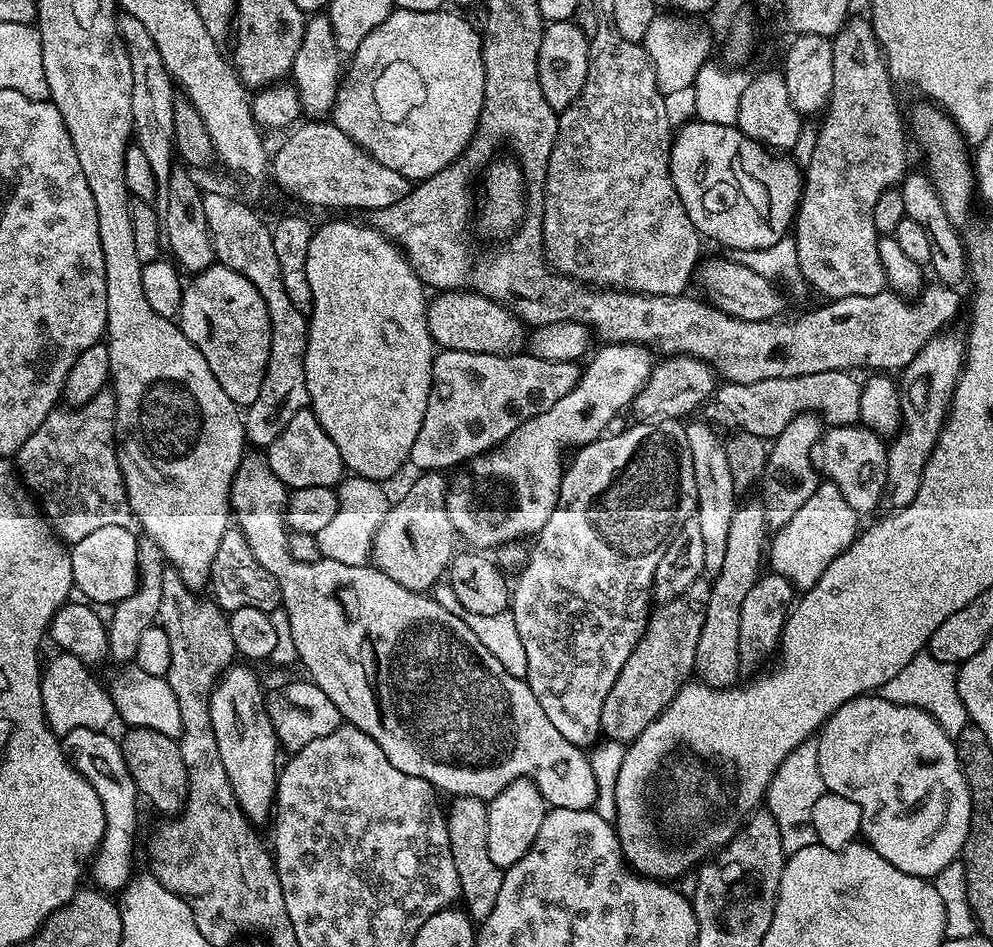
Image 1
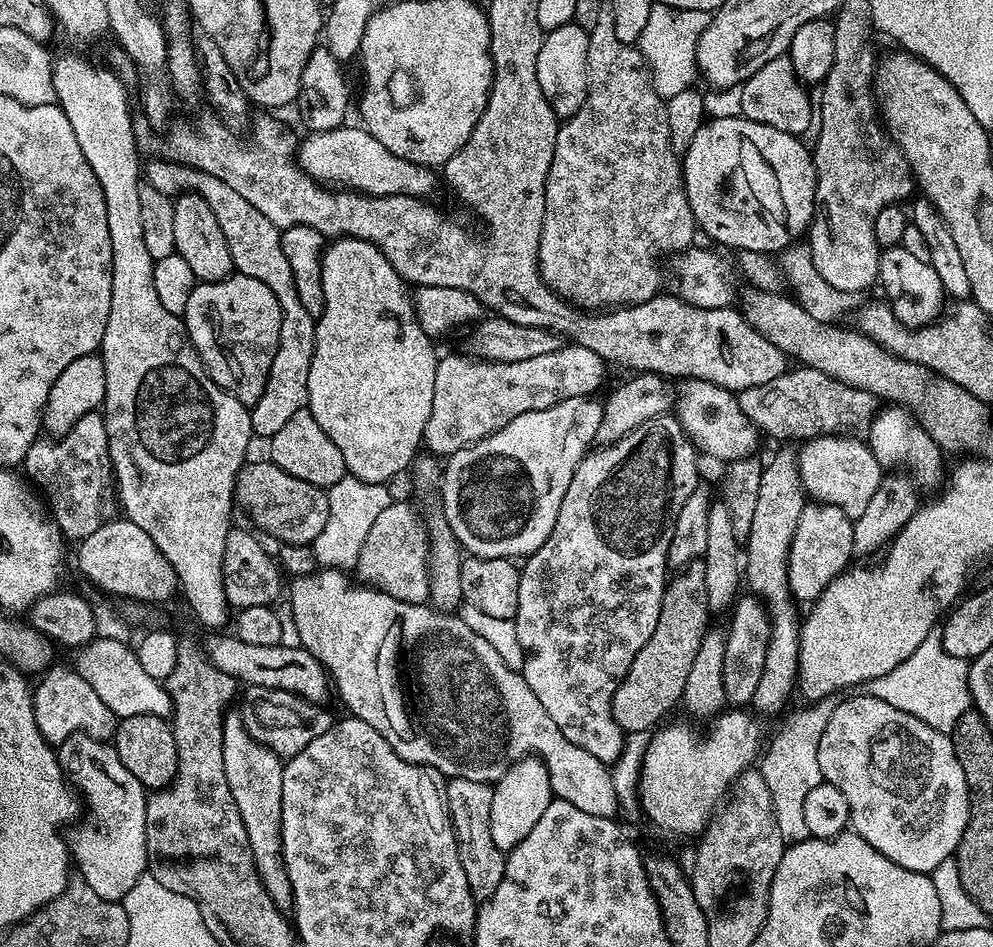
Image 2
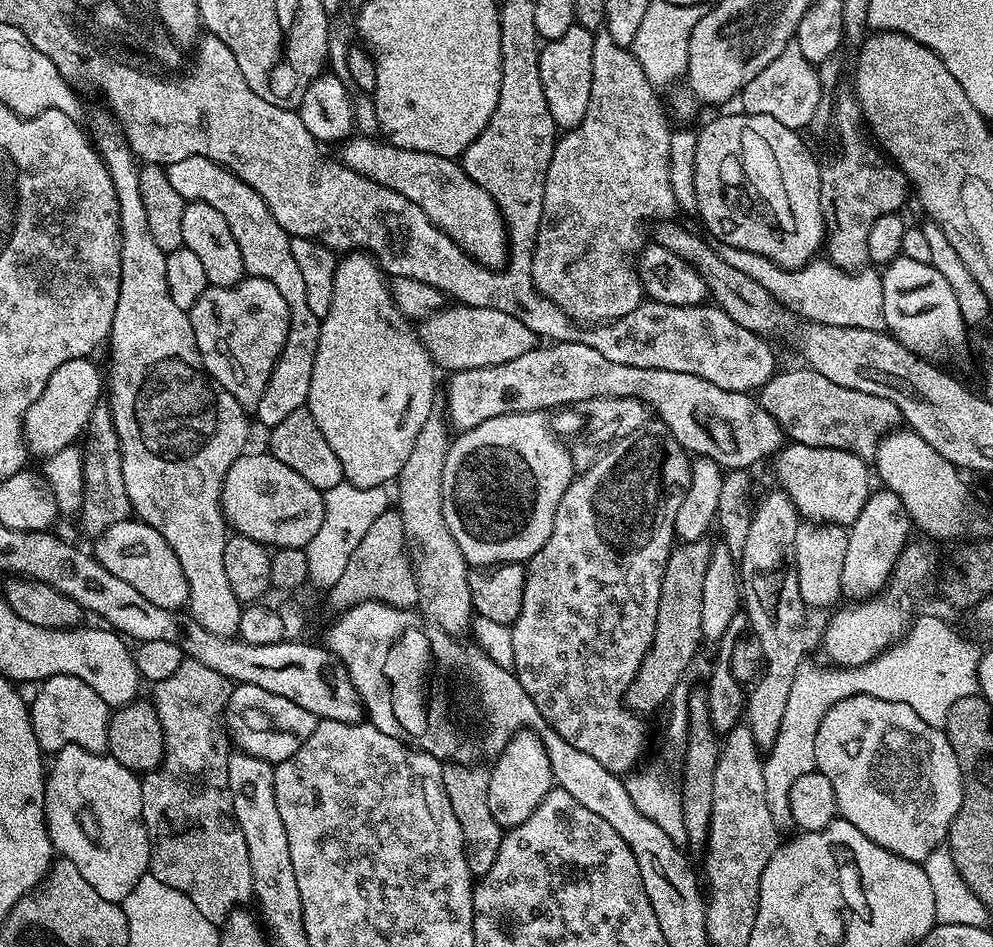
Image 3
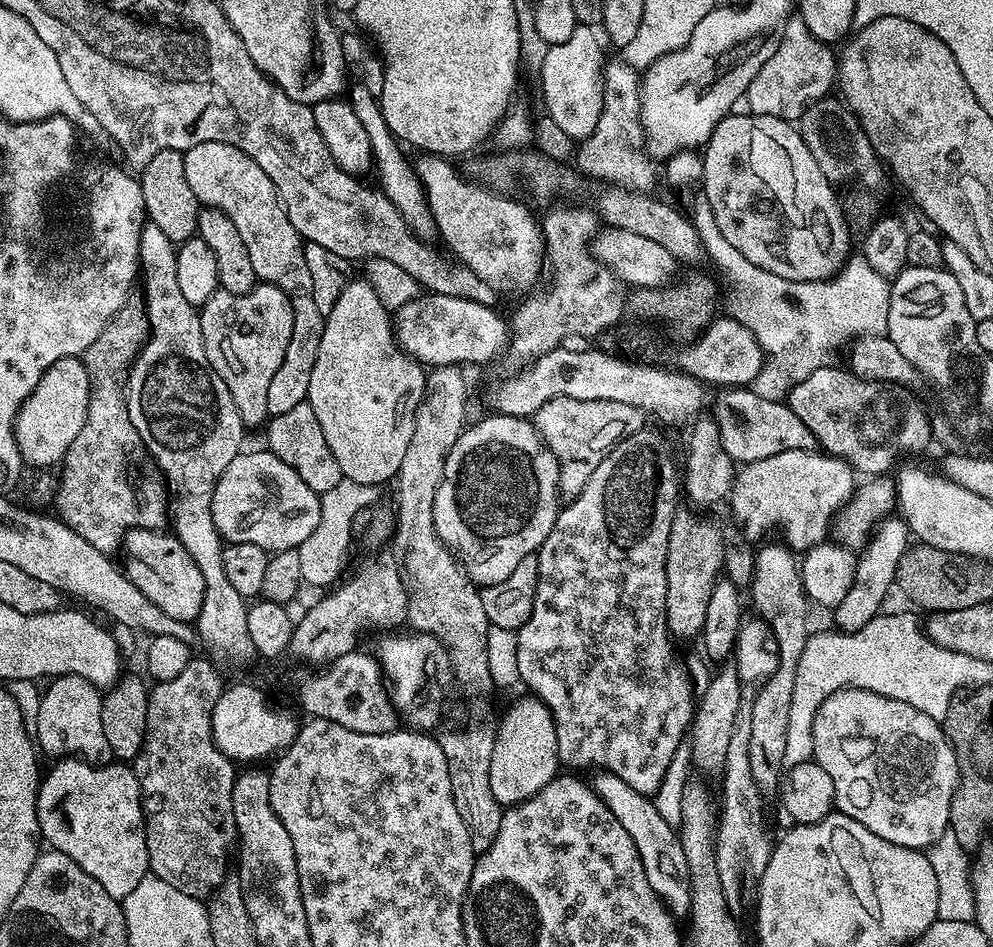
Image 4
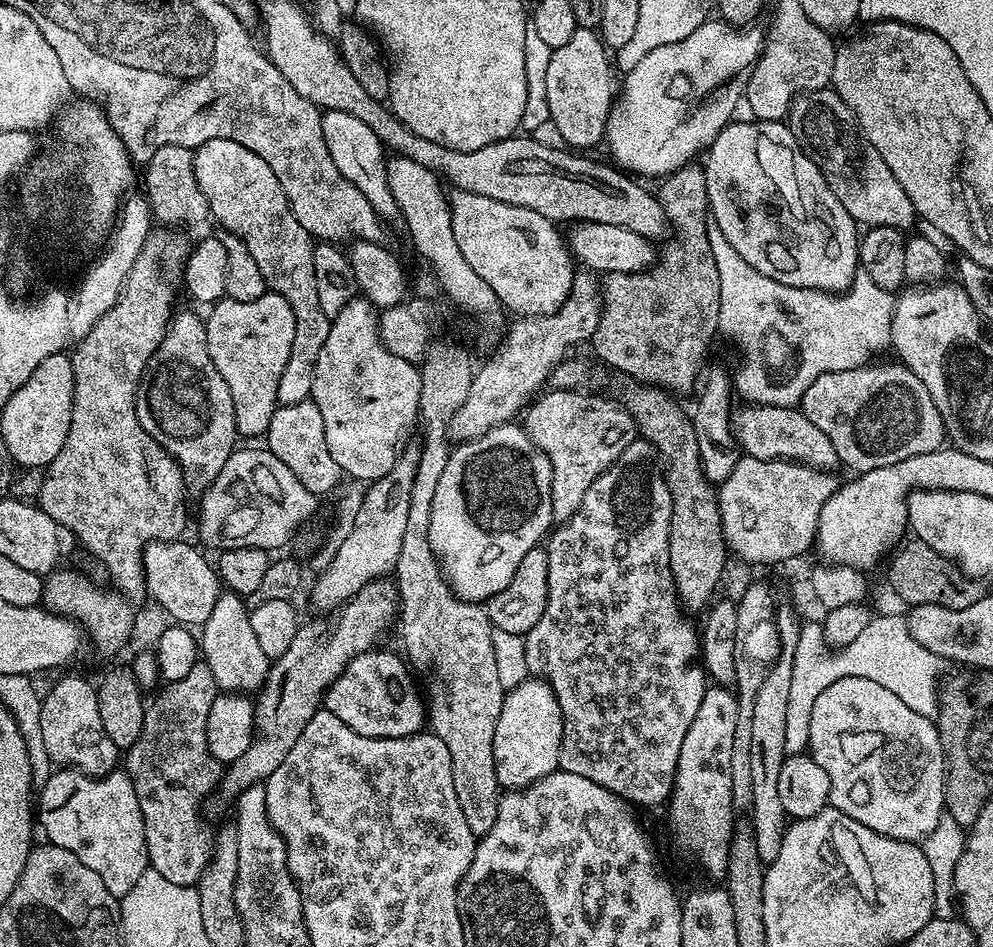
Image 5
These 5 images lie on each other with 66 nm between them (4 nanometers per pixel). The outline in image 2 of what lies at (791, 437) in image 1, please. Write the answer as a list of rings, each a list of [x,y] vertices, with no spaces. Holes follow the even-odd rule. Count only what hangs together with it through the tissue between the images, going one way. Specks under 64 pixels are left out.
[[[784,448],[772,461],[764,464],[762,483],[758,489],[758,503],[754,506],[754,522],[750,522],[750,534],[746,538],[746,551],[742,556],[742,576],[750,587],[751,595],[759,596],[768,609],[768,617],[772,623],[770,642],[766,650],[766,666],[762,666],[762,678],[758,678],[758,686],[754,690],[751,707],[757,713],[776,712],[792,694],[798,684],[800,675],[800,625],[801,613],[796,613],[797,601],[788,585],[788,555],[794,538],[794,530],[798,530],[798,518],[802,518],[802,510],[806,503],[804,483],[800,477],[800,462],[795,451]]]

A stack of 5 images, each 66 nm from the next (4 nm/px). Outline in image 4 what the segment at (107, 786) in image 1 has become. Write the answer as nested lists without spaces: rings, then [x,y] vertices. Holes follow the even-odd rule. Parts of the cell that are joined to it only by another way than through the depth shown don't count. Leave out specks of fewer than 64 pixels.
[[[60,758],[55,761],[56,764],[52,769],[43,773],[40,789],[36,795],[36,813],[38,814],[38,826],[40,827],[40,835],[45,841],[49,840],[51,847],[57,852],[66,854],[70,858],[74,858],[74,862],[78,862],[78,866],[82,866],[82,870],[86,870],[86,874],[90,874],[90,878],[94,878],[94,882],[102,885],[102,890],[106,890],[106,894],[110,894],[110,898],[123,901],[130,894],[130,890],[134,890],[134,886],[138,886],[138,882],[142,882],[144,876],[149,875],[148,867],[148,847],[146,846],[146,834],[144,833],[144,807],[140,805],[140,787],[138,786],[138,778],[132,772],[131,767],[124,762],[109,762],[106,764],[87,764],[84,760],[75,758]]]

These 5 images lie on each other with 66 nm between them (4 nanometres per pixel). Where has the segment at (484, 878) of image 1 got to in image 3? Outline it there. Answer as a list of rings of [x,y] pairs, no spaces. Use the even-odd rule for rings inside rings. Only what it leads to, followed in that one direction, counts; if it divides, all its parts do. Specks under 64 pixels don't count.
[[[444,764],[442,782],[446,790],[446,798],[450,798],[450,810],[454,810],[454,818],[458,818],[458,826],[462,826],[462,838],[466,850],[466,866],[470,866],[473,877],[485,876],[494,866],[494,858],[498,858],[502,829],[494,822],[494,814],[490,814],[488,805],[488,772],[477,770],[466,764]]]

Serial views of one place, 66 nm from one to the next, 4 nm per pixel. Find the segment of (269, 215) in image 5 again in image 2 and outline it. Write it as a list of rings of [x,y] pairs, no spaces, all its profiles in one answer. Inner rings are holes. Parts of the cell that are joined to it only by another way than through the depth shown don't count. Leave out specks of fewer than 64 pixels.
[[[159,158],[152,165],[147,165],[147,183],[162,190],[166,195],[175,197],[181,190],[197,192],[206,202],[210,202],[210,210],[214,210],[214,218],[218,218],[218,226],[225,234],[230,250],[232,267],[239,275],[258,278],[258,282],[266,282],[271,293],[278,300],[282,312],[282,330],[278,338],[278,350],[274,354],[274,362],[270,362],[270,374],[266,378],[266,390],[262,390],[262,398],[251,405],[252,431],[257,437],[270,438],[286,426],[286,422],[298,414],[308,403],[308,379],[310,378],[310,362],[314,354],[314,338],[316,337],[316,317],[306,314],[306,306],[298,298],[298,290],[294,286],[294,274],[290,274],[290,262],[286,262],[286,254],[282,254],[280,241],[281,229],[261,214],[233,190],[226,186],[222,178],[214,178],[214,174],[206,174],[188,164],[178,164],[167,158]]]

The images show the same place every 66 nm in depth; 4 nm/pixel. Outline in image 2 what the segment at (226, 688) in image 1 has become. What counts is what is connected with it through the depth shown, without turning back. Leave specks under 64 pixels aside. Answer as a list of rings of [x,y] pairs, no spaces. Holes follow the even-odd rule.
[[[232,710],[225,715],[222,726],[222,762],[226,766],[226,782],[230,782],[230,794],[234,794],[238,814],[242,814],[242,826],[246,826],[246,838],[250,842],[258,878],[262,882],[262,886],[266,886],[266,894],[270,894],[270,898],[276,903],[277,908],[291,909],[292,887],[282,858],[282,774],[284,764],[281,757],[272,753],[265,744],[259,744],[246,730],[239,711]]]

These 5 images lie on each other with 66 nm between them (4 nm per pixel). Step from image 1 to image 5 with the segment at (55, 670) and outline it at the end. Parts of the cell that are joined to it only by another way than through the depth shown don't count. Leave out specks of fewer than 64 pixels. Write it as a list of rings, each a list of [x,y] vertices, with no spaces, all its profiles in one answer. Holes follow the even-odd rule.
[[[64,676],[48,693],[43,693],[40,705],[42,738],[53,765],[67,766],[93,778],[107,776],[117,767],[118,749],[106,735],[102,718],[98,718],[98,698],[93,681],[83,680],[80,676]]]

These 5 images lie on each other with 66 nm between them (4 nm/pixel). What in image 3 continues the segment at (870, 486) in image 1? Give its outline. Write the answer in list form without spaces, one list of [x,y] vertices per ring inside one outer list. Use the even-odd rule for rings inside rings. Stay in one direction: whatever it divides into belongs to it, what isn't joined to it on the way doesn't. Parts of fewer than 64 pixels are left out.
[[[789,443],[780,449],[780,484],[794,502],[796,511],[805,521],[813,524],[838,524],[851,526],[870,495],[868,488],[869,461],[858,454],[837,448],[819,448],[805,444]]]

